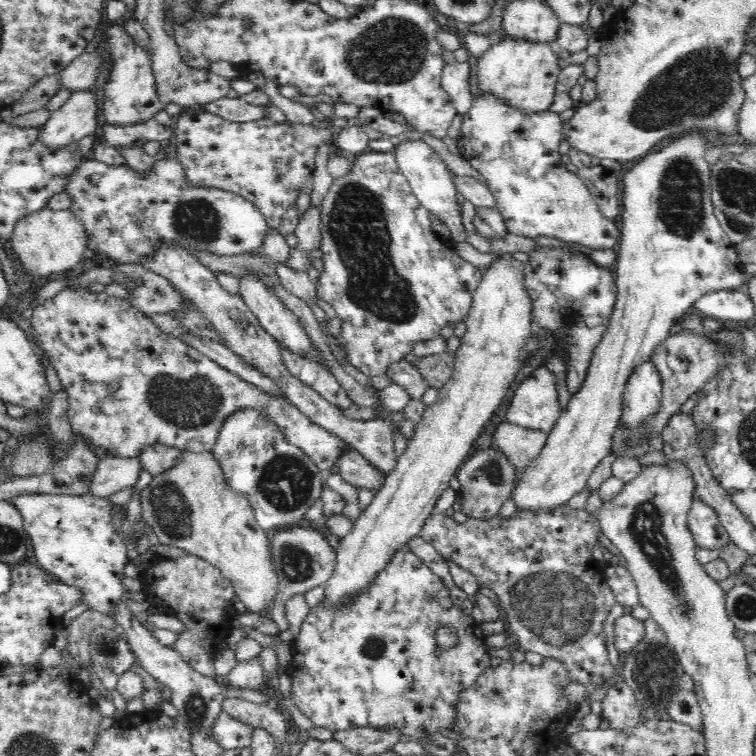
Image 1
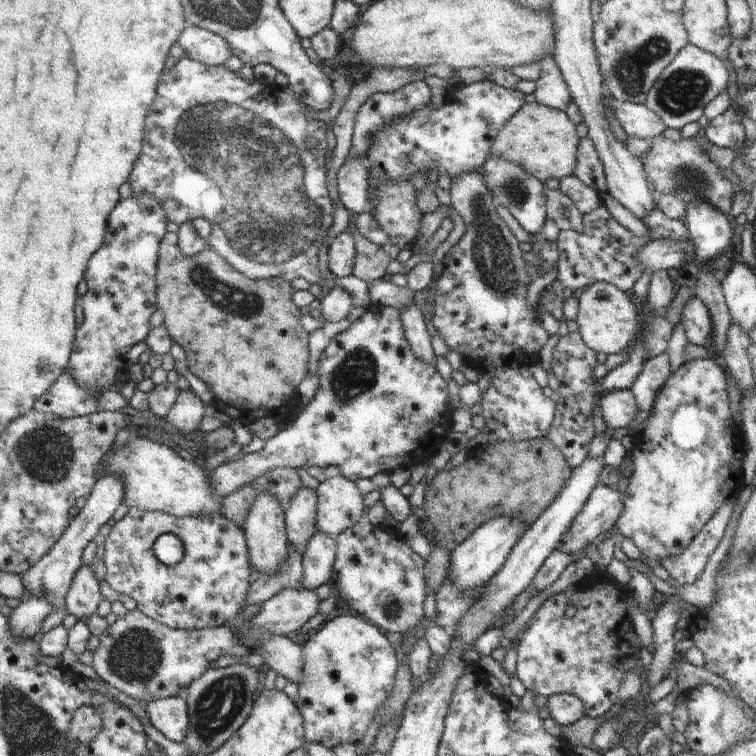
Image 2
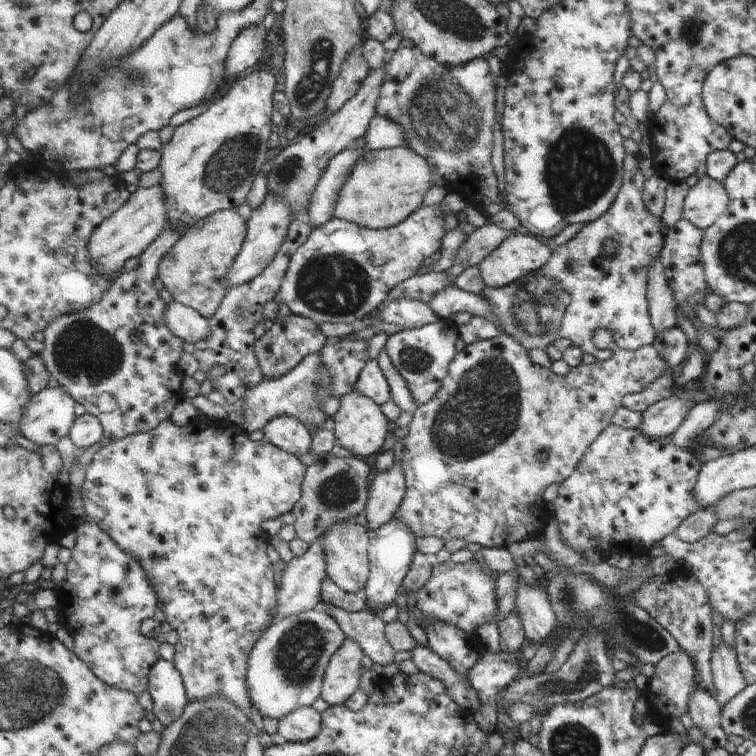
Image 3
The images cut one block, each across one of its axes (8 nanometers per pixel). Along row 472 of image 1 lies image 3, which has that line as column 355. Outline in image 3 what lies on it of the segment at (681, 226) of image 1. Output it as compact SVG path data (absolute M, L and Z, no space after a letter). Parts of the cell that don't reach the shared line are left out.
M343 522L335 528L327 530L323 536L323 544L327 546L327 574L329 580L347 594L355 594L359 590L367 590L371 580L371 532L359 524Z

